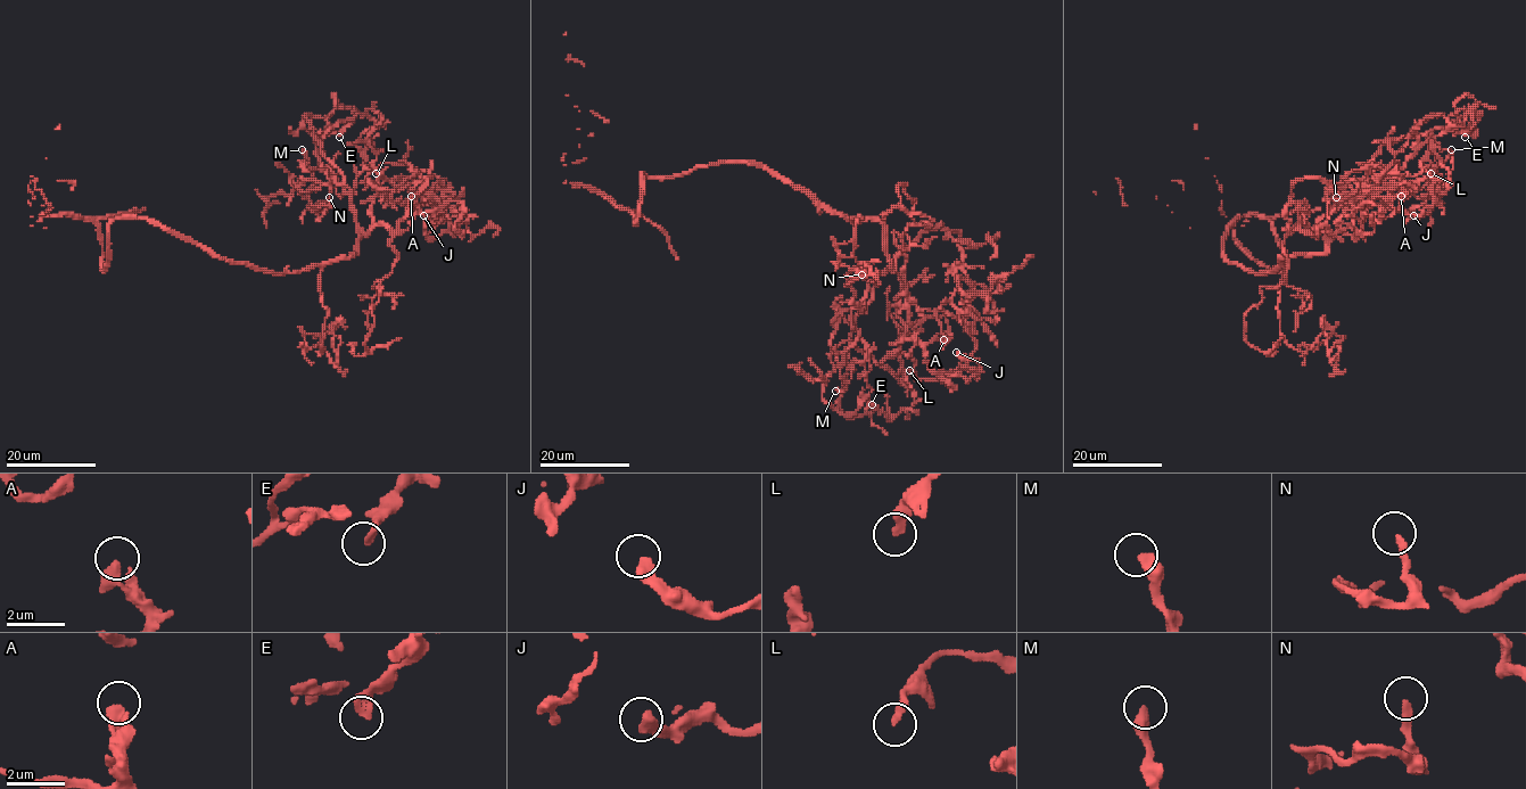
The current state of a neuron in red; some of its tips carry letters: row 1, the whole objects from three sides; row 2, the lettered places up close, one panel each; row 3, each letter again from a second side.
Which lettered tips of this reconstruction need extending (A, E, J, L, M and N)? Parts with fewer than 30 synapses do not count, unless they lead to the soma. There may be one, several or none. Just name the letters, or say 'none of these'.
none of these

